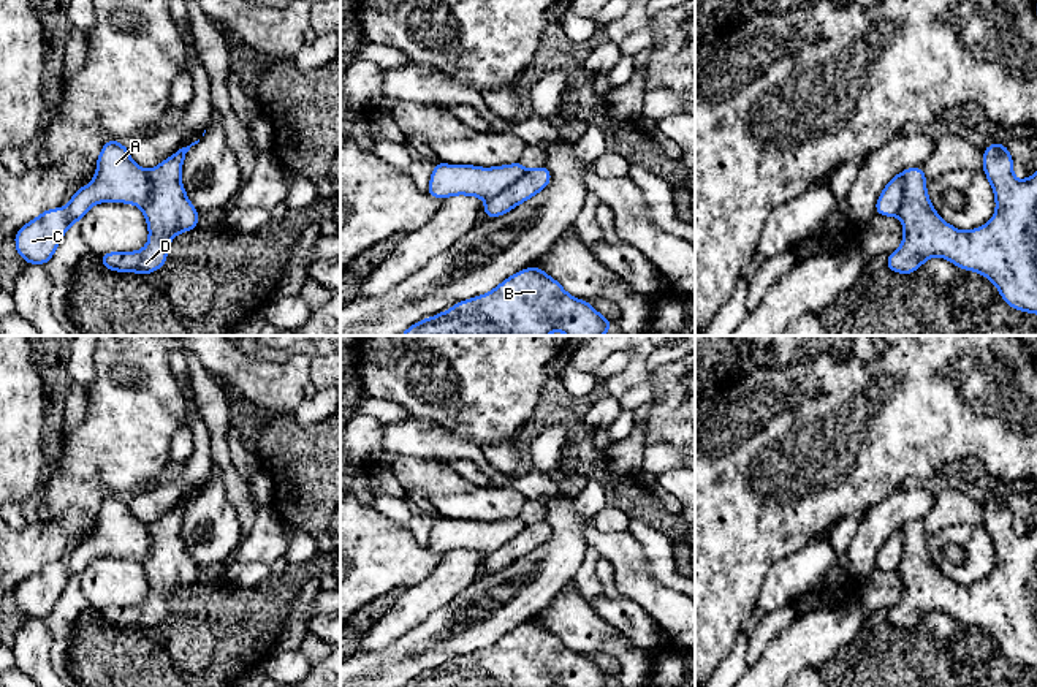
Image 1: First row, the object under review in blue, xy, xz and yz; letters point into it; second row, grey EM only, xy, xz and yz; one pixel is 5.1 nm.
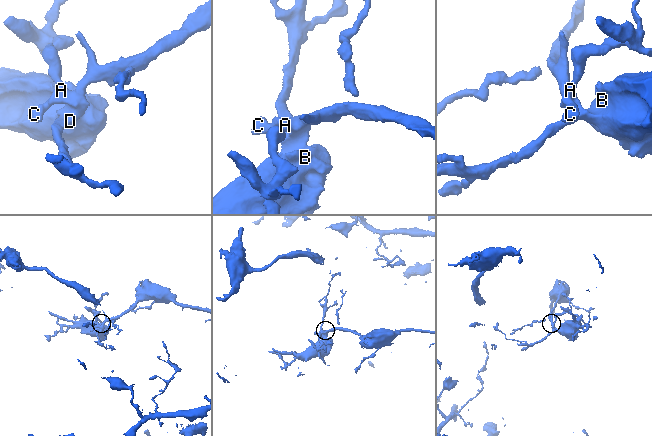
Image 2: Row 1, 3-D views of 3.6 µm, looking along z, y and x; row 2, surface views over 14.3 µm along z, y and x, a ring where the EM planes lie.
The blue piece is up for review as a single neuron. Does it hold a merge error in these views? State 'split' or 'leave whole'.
split

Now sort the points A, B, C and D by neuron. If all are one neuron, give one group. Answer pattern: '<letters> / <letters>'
A C / B D

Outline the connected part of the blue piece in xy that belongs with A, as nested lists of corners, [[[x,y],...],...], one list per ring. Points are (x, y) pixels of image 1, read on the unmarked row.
[[[108,494],[97,513],[97,527],[90,538],[78,543],[66,562],[47,564],[24,579],[16,589],[16,606],[28,619],[46,619],[66,584],[79,576],[98,557],[127,557],[144,562],[149,554],[149,535],[119,495]]]

